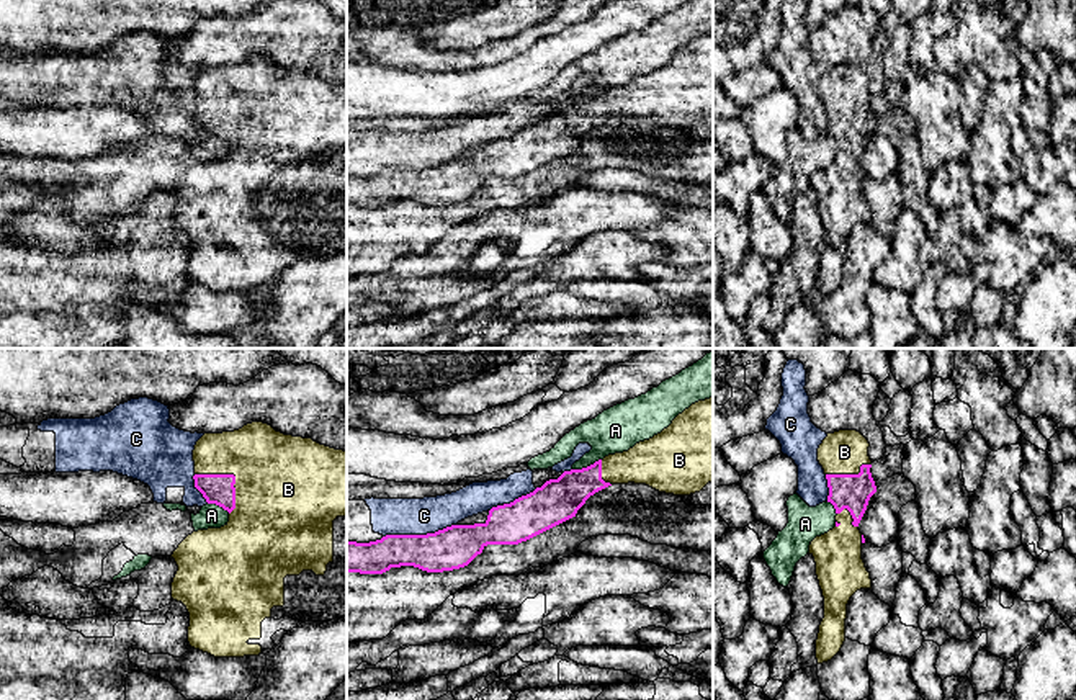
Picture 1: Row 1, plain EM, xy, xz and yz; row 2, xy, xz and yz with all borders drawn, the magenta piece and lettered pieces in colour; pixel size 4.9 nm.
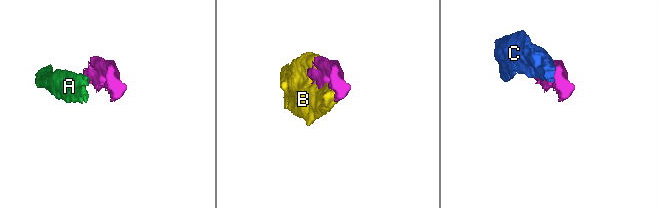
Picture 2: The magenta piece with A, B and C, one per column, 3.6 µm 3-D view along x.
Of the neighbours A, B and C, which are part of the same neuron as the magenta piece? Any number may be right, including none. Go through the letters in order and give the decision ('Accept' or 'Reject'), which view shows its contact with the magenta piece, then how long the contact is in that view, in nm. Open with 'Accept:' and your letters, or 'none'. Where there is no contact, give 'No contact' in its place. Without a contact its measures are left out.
Accept: B
A: Reject. Touches magenta in xz. Shared border 160 nm
B: Accept. Touches magenta in xy. Shared border 260 nm
C: Reject. Touches magenta in xz. Shared border 360 nm

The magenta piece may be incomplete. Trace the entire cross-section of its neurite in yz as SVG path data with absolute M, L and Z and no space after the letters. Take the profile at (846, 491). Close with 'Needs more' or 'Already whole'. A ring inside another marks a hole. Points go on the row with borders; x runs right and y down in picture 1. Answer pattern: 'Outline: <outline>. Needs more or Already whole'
Outline: M857 430L827 433L818 448L818 461L824 469L831 502L836 509L836 527L816 536L809 545L809 554L816 563L816 576L824 597L824 618L816 639L818 664L831 661L845 641L847 604L860 589L872 589L870 572L862 559L863 535L859 523L867 510L870 497L876 492L870 468L868 440Z. Needs more

